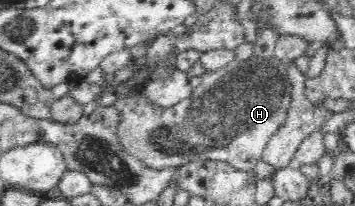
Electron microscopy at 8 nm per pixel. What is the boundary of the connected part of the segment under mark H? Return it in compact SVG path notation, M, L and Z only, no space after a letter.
M252 55L249 59L232 60L218 71L204 72L202 83L193 89L192 95L172 107L163 107L153 103L145 95L145 79L141 87L130 92L128 97L116 99L114 107L118 109L118 144L124 152L136 157L149 169L162 170L178 168L197 160L212 159L224 161L240 171L252 171L256 161L261 160L263 149L276 131L285 125L288 108L292 103L292 81L287 66L275 56L262 59Z

